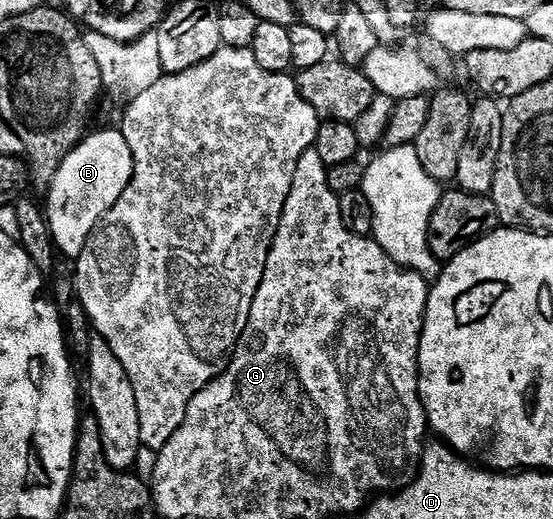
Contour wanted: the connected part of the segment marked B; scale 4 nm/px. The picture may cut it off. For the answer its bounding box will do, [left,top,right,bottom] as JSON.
[46,128,134,258]

